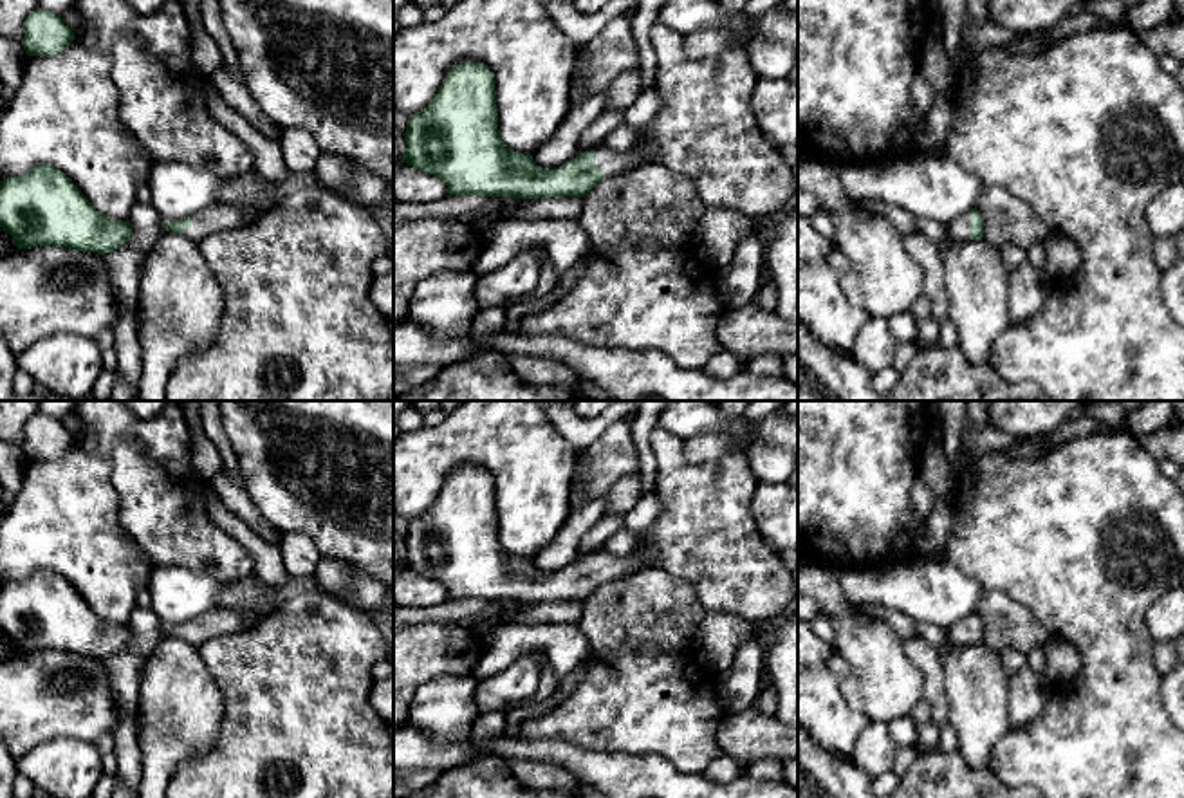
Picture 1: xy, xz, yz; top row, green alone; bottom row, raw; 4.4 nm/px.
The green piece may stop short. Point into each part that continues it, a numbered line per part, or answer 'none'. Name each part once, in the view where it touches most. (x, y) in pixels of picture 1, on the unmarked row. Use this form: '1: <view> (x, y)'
1: xz (610, 567)

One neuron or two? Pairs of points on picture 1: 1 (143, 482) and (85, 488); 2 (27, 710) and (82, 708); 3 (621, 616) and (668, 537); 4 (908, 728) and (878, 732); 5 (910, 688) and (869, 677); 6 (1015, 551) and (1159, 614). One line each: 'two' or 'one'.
1: two
2: one
3: two
4: two
5: one
6: two

